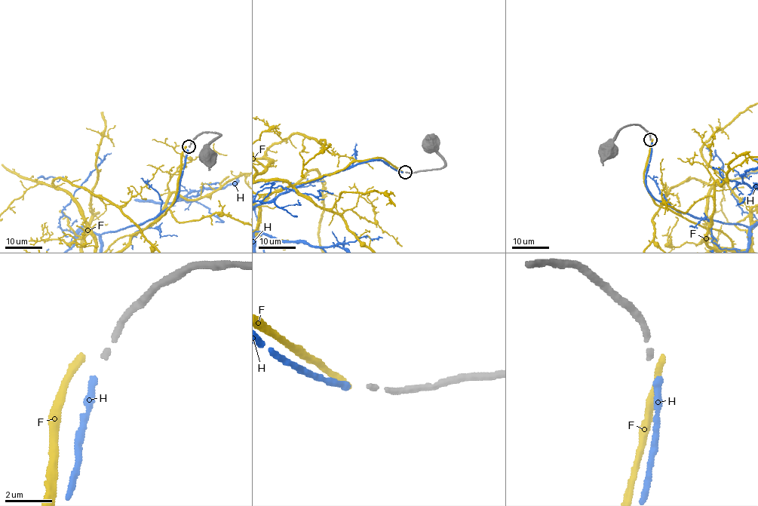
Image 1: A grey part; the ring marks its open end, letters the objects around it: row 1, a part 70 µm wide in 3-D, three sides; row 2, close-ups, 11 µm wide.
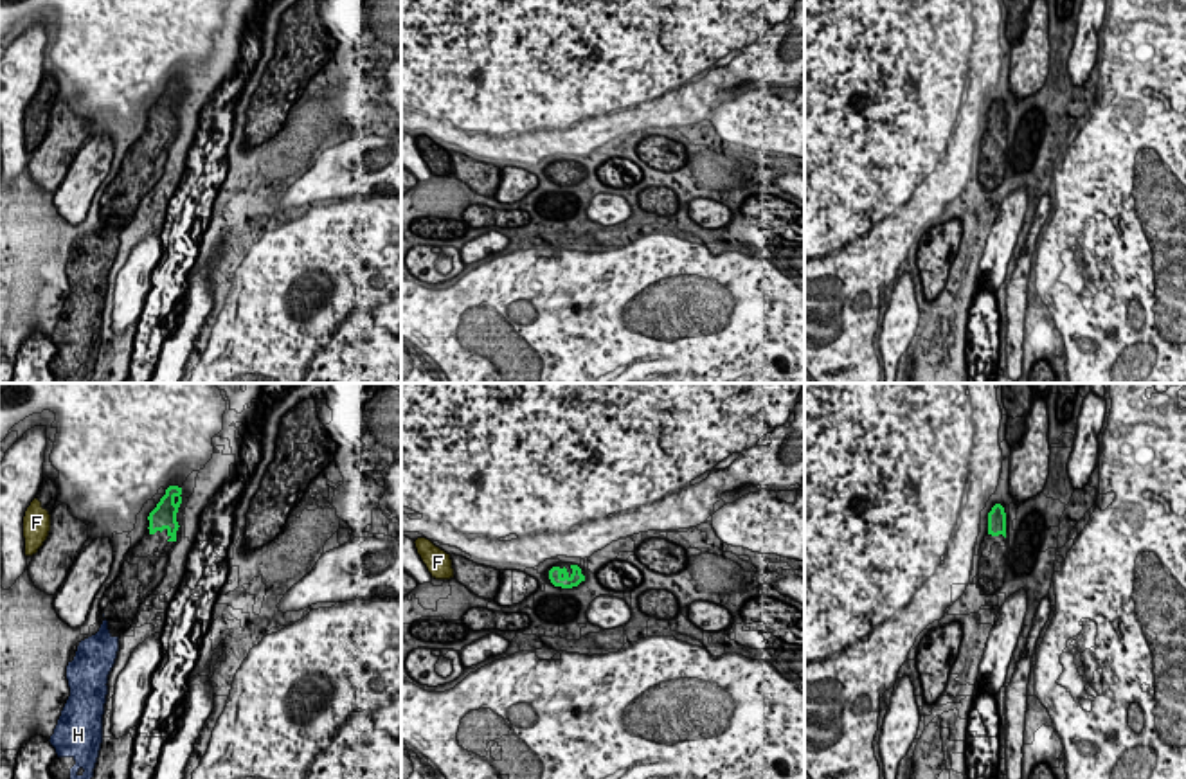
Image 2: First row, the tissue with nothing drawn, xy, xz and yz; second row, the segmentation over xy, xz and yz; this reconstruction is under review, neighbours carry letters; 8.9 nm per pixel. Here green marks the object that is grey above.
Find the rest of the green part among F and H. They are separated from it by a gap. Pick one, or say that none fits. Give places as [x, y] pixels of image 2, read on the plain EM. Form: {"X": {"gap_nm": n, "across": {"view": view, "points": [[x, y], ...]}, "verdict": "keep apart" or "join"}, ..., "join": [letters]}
{"F": {"gap_nm": 850, "across": {"view": "xz", "points": [[549, 168], [452, 168]]}, "verdict": "keep apart"}, "H": {"gap_nm": 850, "across": {"view": "xy", "points": [[150, 130], [103, 211]]}, "verdict": "keep apart"}, "join": []}

